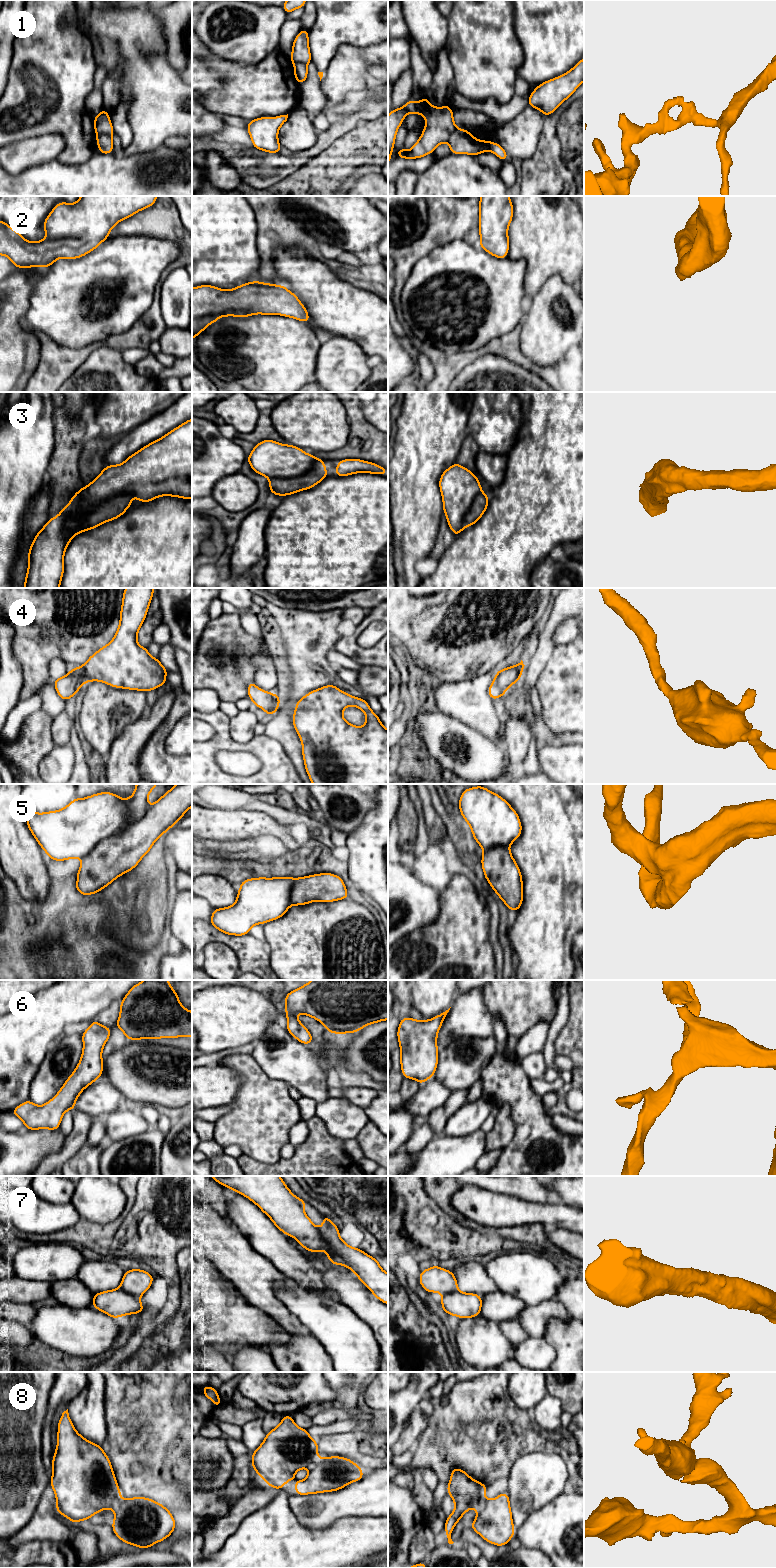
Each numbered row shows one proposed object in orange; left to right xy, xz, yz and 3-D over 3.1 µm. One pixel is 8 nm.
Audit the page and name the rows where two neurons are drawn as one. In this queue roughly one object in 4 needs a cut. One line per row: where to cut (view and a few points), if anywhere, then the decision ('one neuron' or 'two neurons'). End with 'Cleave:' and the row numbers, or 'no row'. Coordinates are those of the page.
1: xy (97, 135), (108, 135), (111, 138) | two neurons
2: no cut | one neuron
3: no cut | one neuron
4: no cut | one neuron
5: no cut | one neuron
6: no cut | one neuron
7: xz (316, 1228), (323, 1240), (347, 1266) | two neurons
8: no cut | one neuron
Cleave: 1, 7

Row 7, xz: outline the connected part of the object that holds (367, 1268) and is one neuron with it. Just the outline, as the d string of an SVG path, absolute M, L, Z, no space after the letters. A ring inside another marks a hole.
M328 1216L322 1218L323 1226L317 1228L327 1245L347 1264L347 1267L357 1275L358 1279L383 1303L388 1305L388 1274L380 1267L378 1258L373 1258L360 1248L353 1248L341 1238L339 1228Z

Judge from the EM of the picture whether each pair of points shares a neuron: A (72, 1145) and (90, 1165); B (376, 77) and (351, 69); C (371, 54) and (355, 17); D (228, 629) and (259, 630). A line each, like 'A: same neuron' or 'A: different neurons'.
A: different neurons
B: different neurons
C: different neurons
D: different neurons

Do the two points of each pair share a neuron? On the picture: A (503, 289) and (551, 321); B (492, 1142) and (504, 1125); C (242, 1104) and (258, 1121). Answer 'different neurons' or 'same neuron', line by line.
A: different neurons
B: same neuron
C: same neuron

